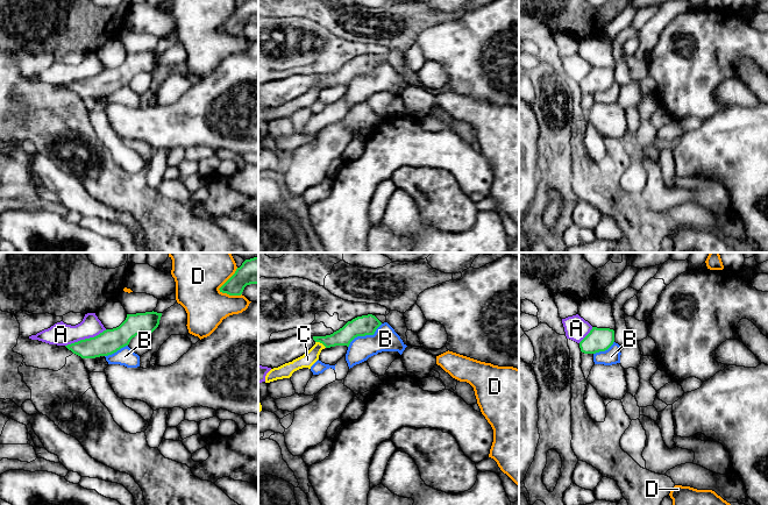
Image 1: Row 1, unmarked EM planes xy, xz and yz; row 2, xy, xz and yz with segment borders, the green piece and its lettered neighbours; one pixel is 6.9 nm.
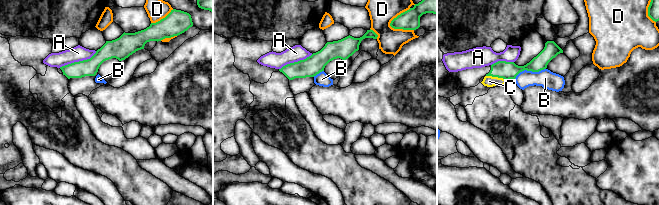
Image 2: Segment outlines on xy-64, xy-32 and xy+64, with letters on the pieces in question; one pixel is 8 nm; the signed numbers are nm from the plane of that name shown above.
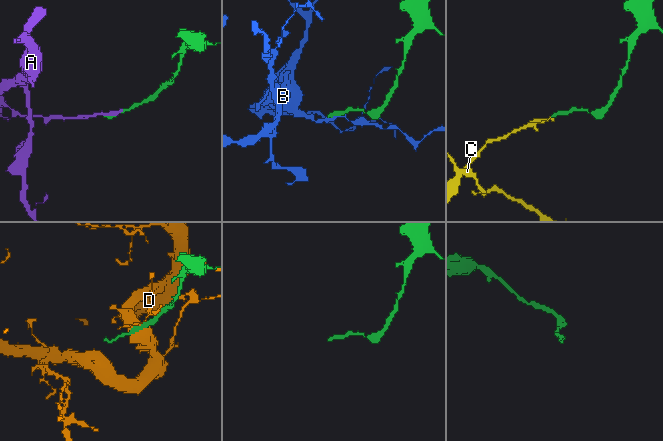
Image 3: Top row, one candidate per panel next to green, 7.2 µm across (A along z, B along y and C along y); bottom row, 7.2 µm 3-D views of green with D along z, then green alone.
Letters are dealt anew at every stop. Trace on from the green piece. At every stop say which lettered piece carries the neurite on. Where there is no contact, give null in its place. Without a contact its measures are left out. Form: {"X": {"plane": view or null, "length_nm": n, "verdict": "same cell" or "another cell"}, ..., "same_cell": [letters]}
{"A": {"plane": "xy", "length_nm": 300, "verdict": "another cell"}, "B": {"plane": "xz", "length_nm": 280, "verdict": "another cell"}, "C": {"plane": "xz", "length_nm": 90, "verdict": "another cell"}, "D": {"plane": "xy", "length_nm": 220, "verdict": "another cell"}, "same_cell": []}

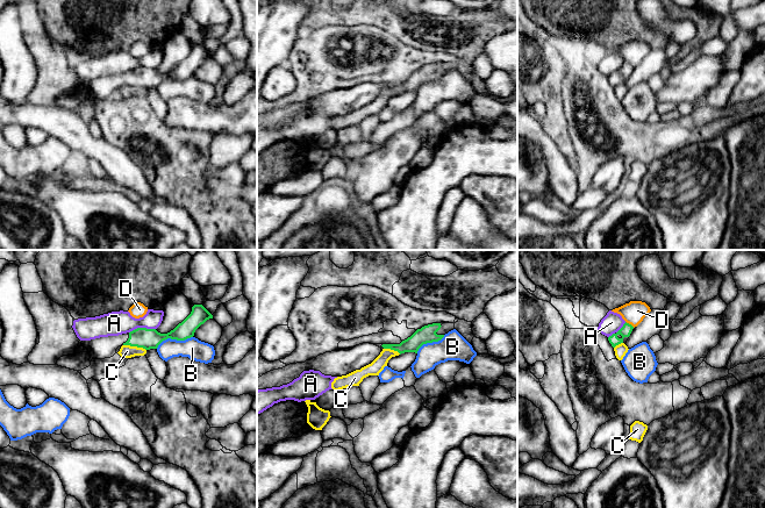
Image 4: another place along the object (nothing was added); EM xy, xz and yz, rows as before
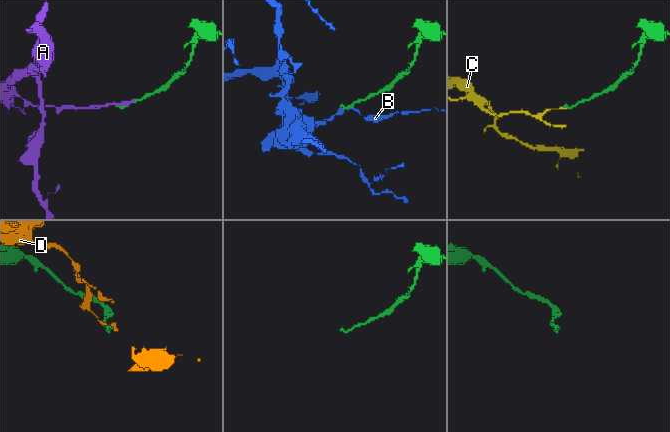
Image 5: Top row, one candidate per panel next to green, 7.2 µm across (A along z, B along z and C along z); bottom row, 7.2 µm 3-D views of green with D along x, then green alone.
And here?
{"A": {"plane": "xy", "length_nm": 190, "verdict": "another cell"}, "B": {"plane": "xy", "length_nm": 260, "verdict": "another cell"}, "C": {"plane": "xy", "length_nm": 170, "verdict": "another cell"}, "D": {"plane": "yz", "length_nm": 80, "verdict": "another cell"}, "same_cell": []}

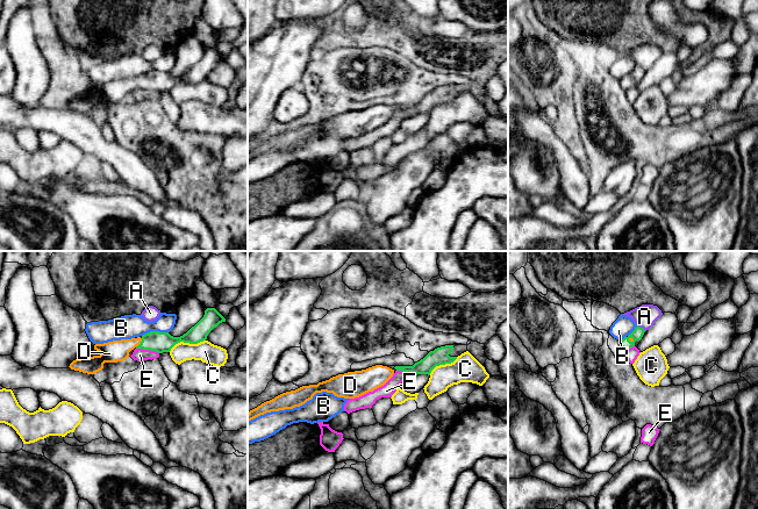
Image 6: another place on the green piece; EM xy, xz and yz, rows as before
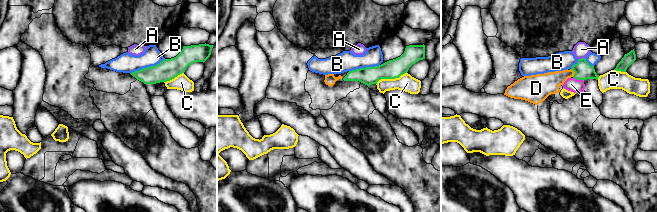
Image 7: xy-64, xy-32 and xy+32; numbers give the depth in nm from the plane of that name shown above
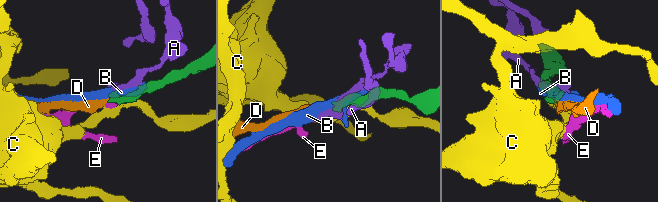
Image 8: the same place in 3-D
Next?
{"A": {"plane": "yz", "length_nm": 80, "verdict": "another cell"}, "B": {"plane": "xy", "length_nm": 190, "verdict": "another cell"}, "C": {"plane": "xy", "length_nm": 260, "verdict": "another cell"}, "D": {"plane": "xy", "length_nm": 80, "verdict": "same cell"}, "E": {"plane": "xy", "length_nm": 170, "verdict": "another cell"}, "same_cell": ["D"]}

